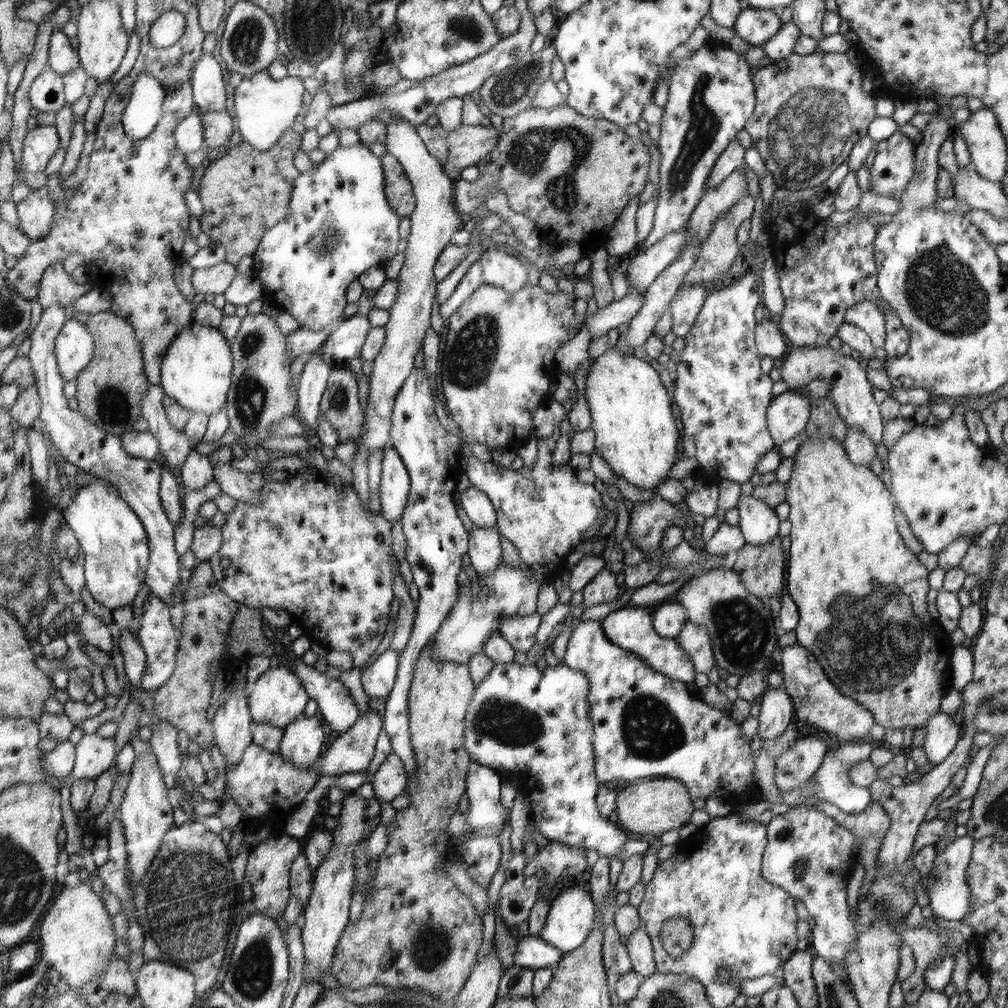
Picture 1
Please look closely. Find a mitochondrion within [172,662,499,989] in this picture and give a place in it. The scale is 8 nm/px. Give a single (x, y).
(429, 945)

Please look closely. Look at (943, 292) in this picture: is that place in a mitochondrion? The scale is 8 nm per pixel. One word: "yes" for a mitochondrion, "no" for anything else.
yes

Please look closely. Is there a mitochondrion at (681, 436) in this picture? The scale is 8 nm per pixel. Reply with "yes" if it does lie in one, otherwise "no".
no

